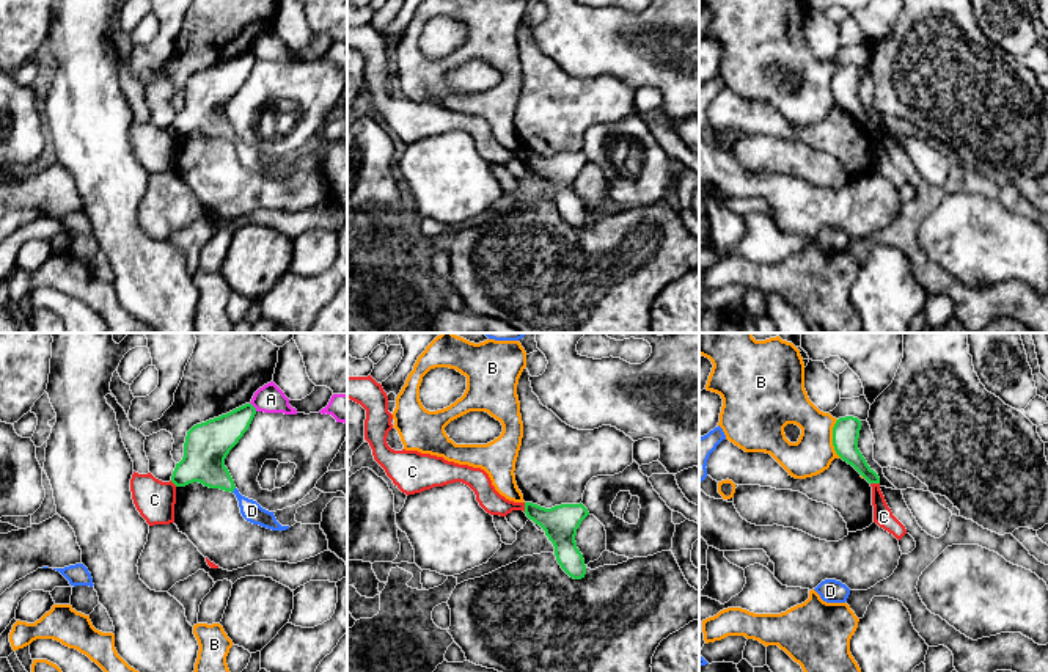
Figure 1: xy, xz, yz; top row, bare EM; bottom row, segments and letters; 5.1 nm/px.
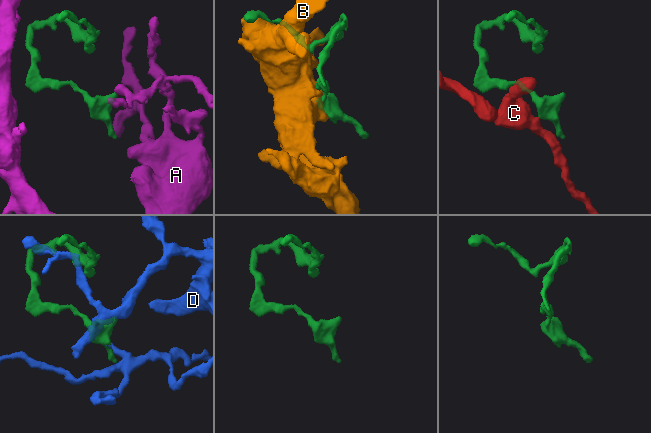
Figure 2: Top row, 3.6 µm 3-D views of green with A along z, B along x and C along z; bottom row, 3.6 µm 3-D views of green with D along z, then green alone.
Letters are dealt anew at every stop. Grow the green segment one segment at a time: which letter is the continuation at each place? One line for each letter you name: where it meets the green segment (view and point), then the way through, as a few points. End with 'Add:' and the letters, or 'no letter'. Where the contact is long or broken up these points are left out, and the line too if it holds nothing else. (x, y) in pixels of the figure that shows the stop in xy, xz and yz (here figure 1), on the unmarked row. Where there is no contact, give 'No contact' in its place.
D: Touches green at xy (233, 138). Path across: xy (205, 99), (205, 110), (233, 138), (252, 159)
Add: D

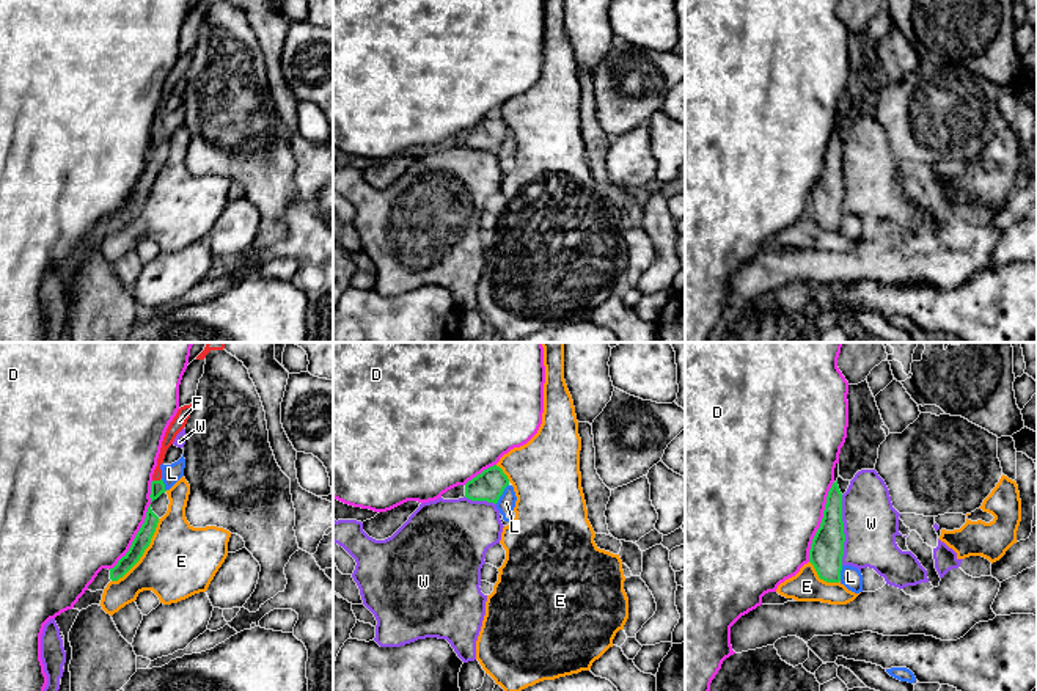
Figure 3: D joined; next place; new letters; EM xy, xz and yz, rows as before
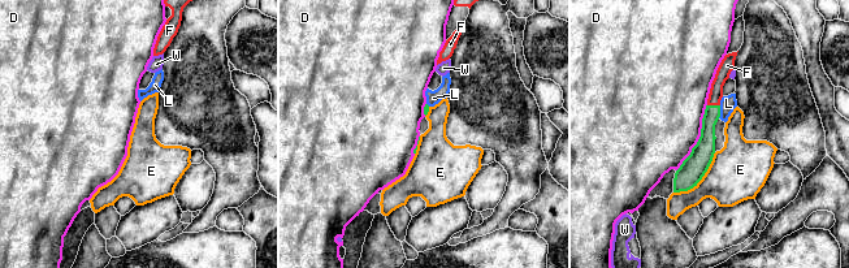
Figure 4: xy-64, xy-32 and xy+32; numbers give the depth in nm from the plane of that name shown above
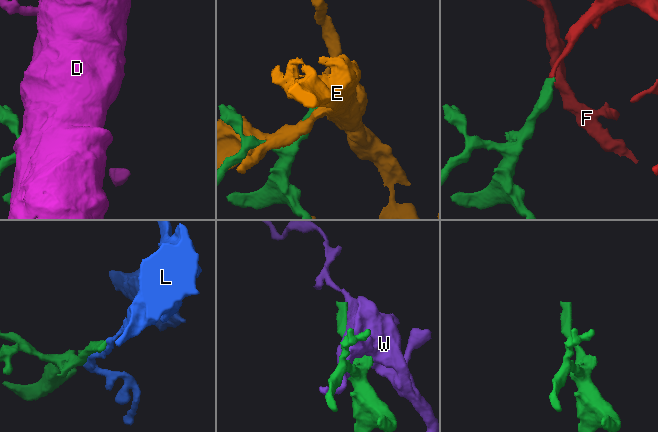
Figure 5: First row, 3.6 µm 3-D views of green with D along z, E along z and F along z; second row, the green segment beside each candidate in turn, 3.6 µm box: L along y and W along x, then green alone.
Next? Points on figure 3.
F: Touches green at xy (156, 129). Path across: xy (157, 135), (156, 129), (162, 98), (170, 84)
Add: F

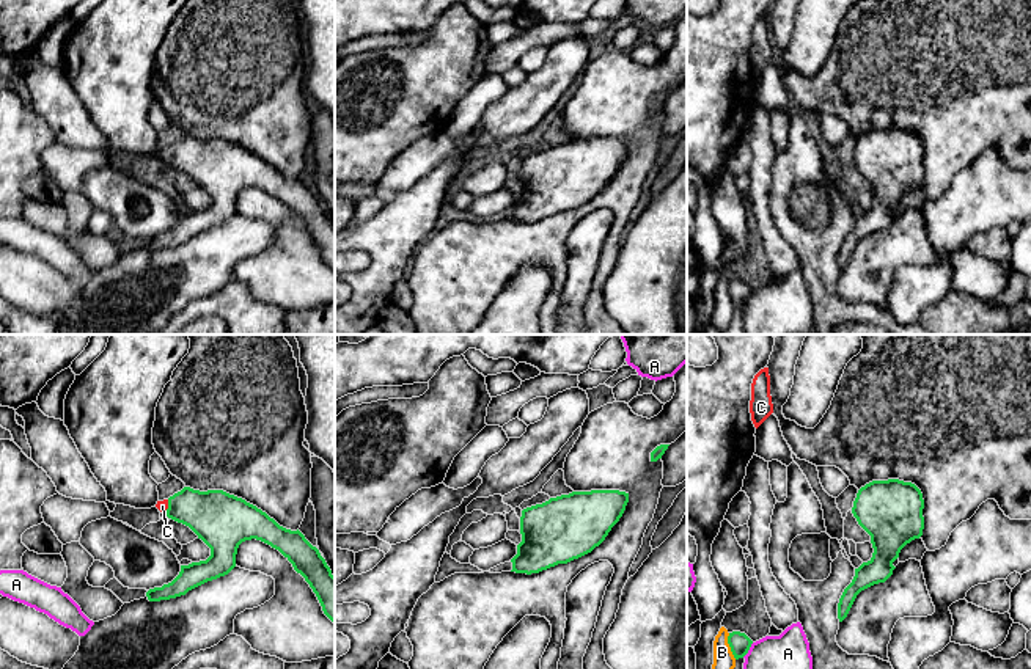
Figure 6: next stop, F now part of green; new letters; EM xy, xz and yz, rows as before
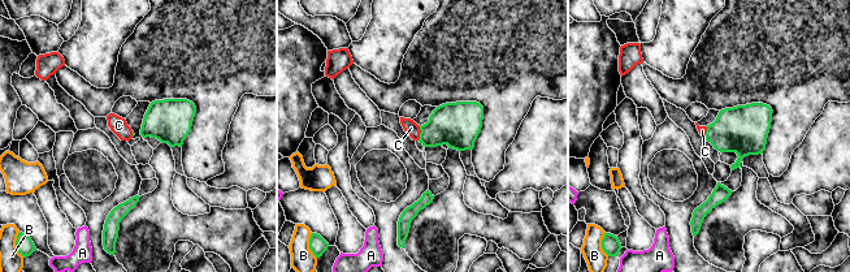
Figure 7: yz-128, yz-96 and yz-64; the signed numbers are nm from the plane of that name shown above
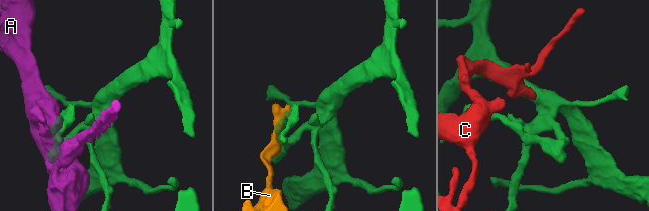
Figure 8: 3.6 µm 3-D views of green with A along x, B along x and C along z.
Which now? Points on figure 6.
C: Touches green at xy (168, 156). Path across: xy (216, 165), (192, 156), (168, 156), (162, 154)
Add: C

